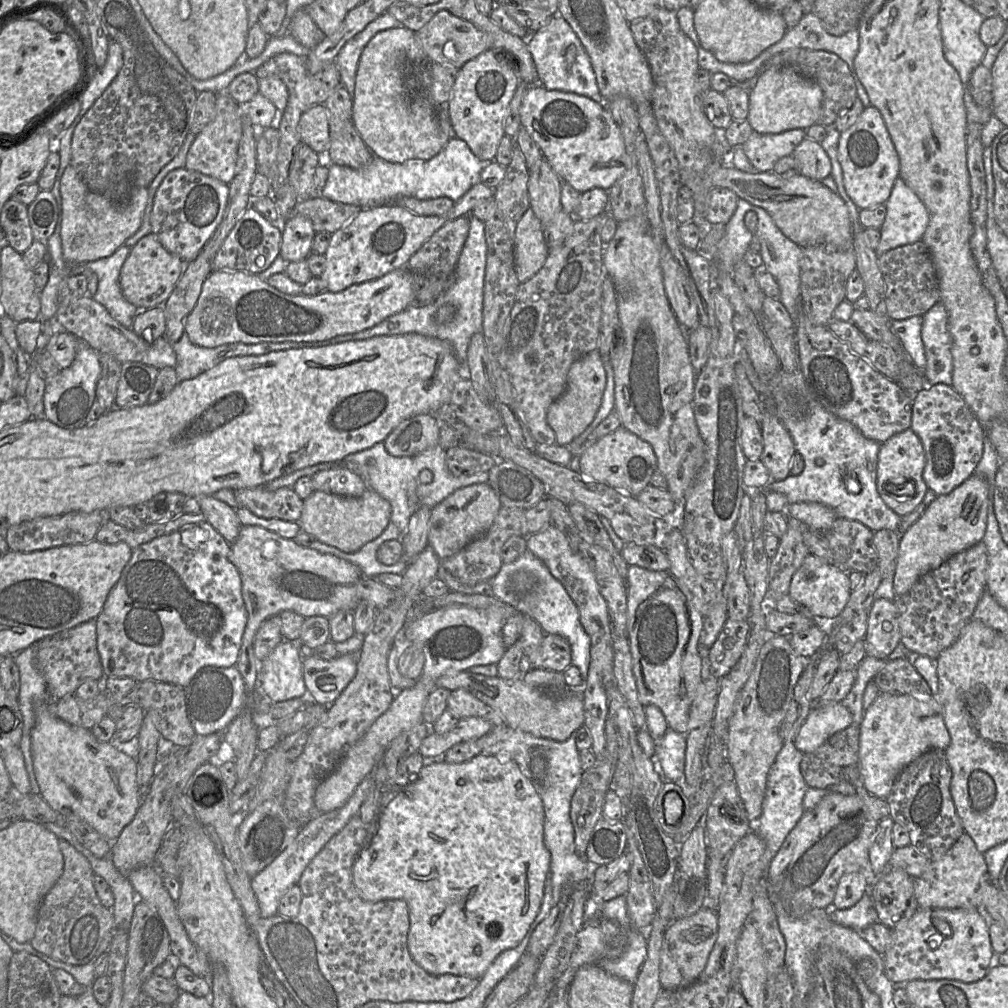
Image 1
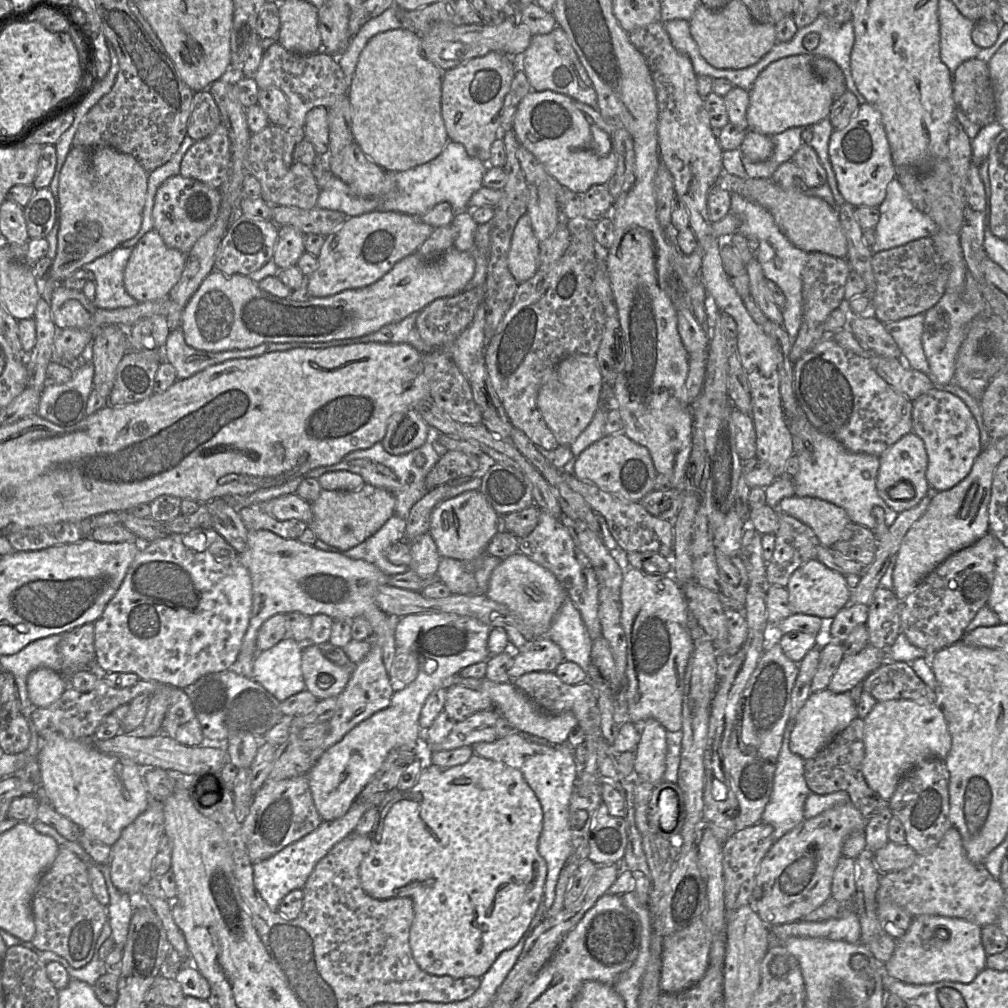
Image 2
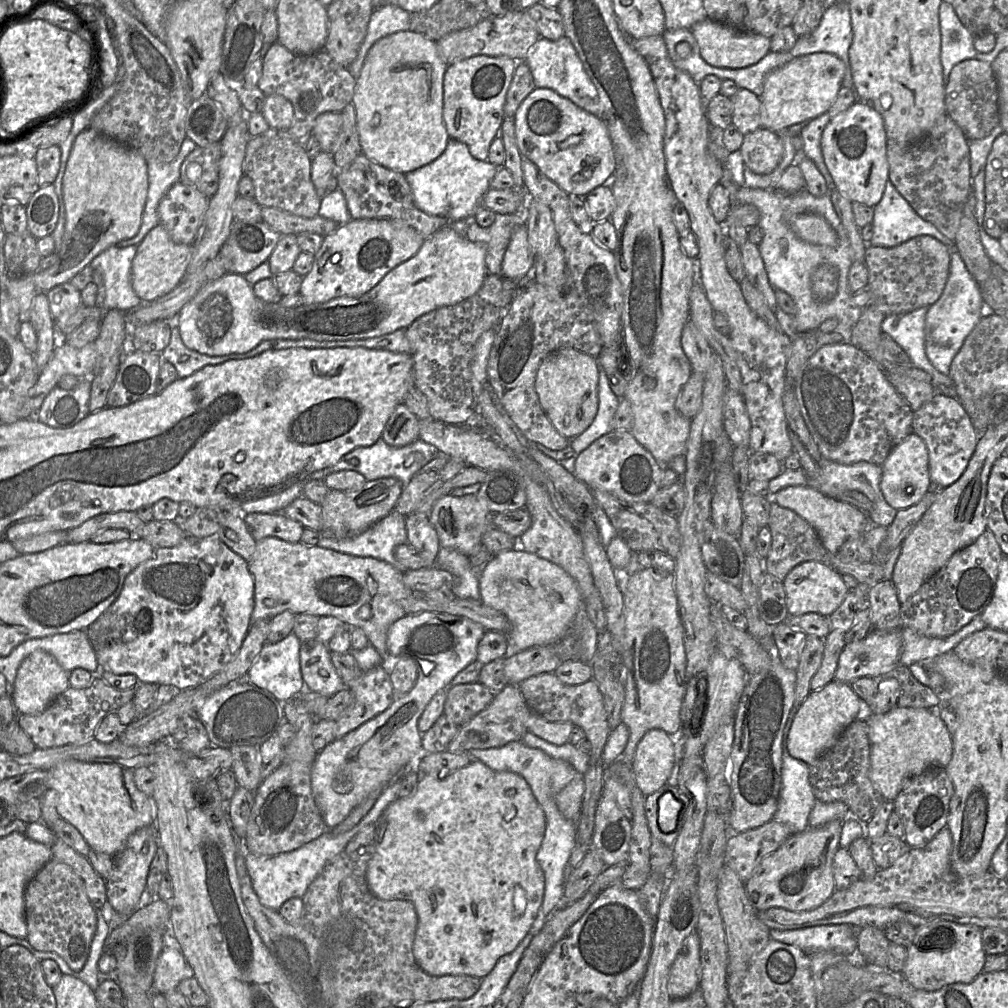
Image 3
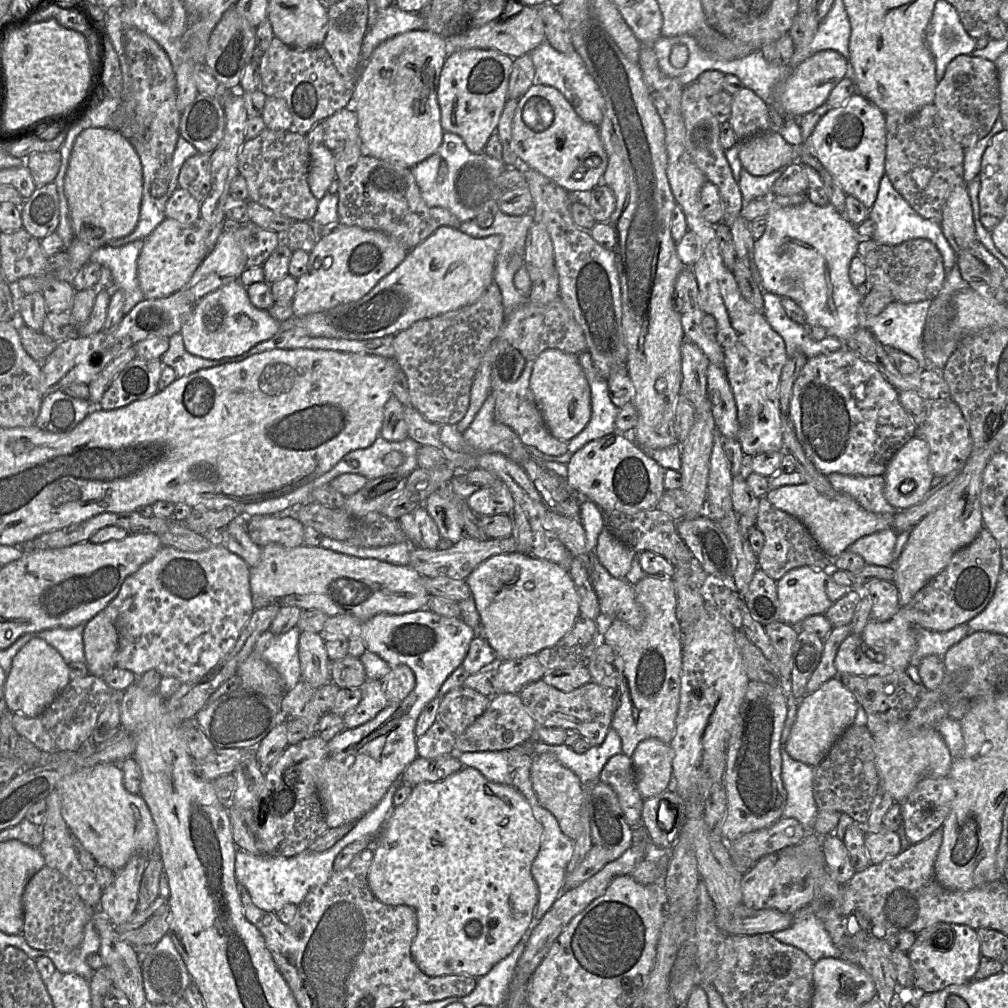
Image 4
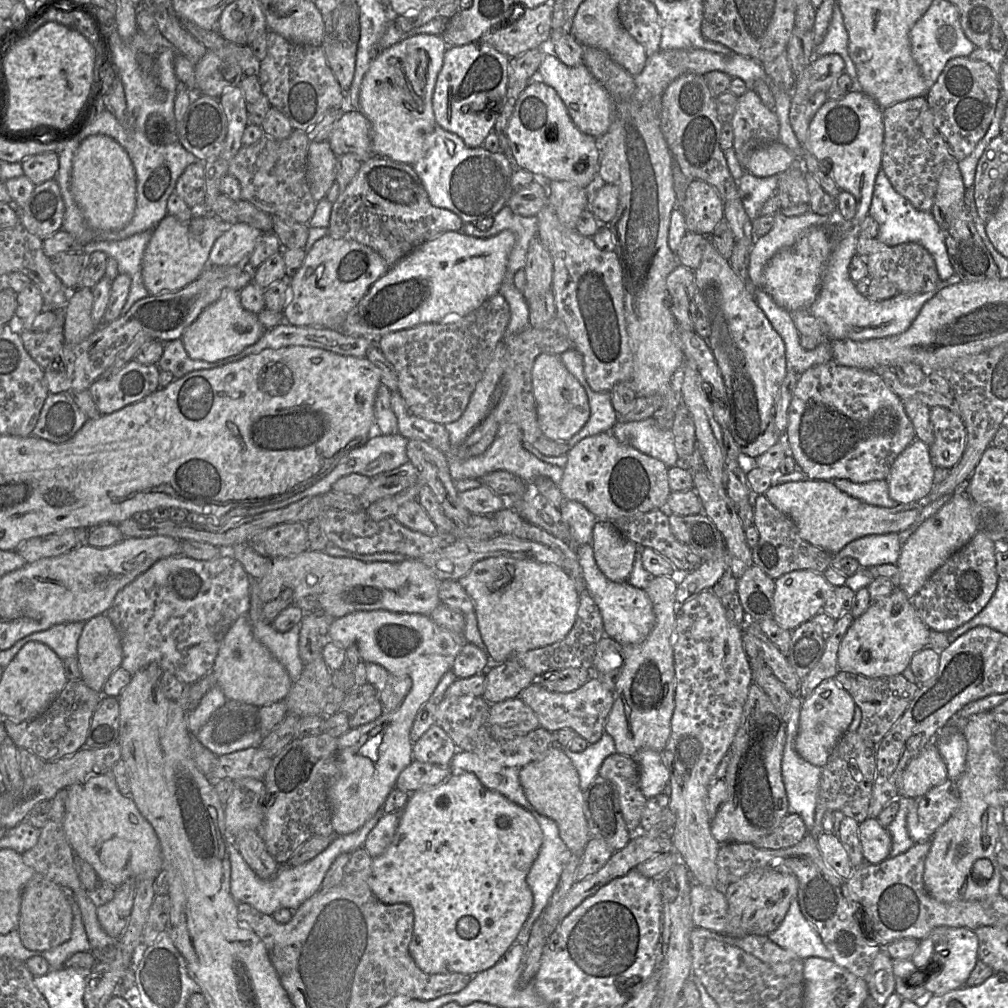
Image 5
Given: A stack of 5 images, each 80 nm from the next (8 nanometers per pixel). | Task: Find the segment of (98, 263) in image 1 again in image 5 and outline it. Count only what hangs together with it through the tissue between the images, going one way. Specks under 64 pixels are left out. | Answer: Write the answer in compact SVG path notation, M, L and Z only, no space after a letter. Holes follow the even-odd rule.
M146 230L123 240L91 241L82 248L85 255L95 251L106 253L116 260L118 273L130 276L130 291L121 315L126 314L138 300L149 296L142 279L142 258L151 235L152 231Z

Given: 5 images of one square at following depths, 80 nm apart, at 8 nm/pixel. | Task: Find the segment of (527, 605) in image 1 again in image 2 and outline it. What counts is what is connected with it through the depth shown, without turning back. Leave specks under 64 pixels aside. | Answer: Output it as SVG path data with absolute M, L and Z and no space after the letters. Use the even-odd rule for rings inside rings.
M567 596L546 635L559 645L564 661L578 664L586 673L592 665L592 642L579 610Z

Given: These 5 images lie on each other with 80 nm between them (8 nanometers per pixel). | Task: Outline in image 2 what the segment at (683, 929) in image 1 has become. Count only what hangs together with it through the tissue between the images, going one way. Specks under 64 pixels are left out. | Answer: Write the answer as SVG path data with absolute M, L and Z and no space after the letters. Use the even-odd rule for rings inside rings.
M701 917L686 928L664 938L660 977L662 993L679 993L695 985L708 968L711 945L711 933Z

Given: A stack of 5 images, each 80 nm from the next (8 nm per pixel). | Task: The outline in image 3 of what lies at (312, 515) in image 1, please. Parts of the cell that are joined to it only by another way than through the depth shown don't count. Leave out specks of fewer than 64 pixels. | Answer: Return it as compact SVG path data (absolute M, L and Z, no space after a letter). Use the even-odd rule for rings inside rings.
M381 478L366 481L360 489L355 491L329 490L321 503L322 526L320 535L337 540L358 536L394 510L402 489L403 486L399 480Z

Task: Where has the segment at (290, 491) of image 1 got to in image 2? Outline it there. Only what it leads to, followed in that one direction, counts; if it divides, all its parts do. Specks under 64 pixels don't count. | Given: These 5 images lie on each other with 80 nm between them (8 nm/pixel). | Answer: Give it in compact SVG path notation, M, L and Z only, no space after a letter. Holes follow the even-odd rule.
M296 493L285 494L253 506L277 520L298 520L308 525L313 519L311 504Z

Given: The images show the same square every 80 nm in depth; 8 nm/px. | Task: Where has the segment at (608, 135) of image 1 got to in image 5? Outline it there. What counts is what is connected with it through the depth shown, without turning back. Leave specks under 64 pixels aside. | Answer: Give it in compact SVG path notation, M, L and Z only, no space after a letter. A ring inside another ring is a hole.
M533 79L520 94L507 136L509 157L515 167L533 173L542 181L568 181L586 189L598 176L600 152L597 139L576 127L556 90L539 79ZM551 127L558 130L558 138L553 142L546 139L546 131Z

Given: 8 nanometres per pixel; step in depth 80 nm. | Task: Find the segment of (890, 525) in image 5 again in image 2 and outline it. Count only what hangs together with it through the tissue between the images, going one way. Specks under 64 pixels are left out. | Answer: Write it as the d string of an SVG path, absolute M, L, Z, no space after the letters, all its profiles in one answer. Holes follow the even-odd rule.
M796 495L785 497L779 502L777 509L810 527L820 544L825 547L832 547L839 540L846 526L852 523L844 509L815 497L798 497Z

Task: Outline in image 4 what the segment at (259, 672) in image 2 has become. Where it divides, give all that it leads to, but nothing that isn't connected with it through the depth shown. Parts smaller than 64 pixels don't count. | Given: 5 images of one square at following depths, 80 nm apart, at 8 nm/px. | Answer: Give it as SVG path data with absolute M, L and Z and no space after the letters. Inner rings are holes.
M297 626L283 634L267 630L259 636L253 651L277 670L284 681L285 692L302 679L298 654L300 633Z

